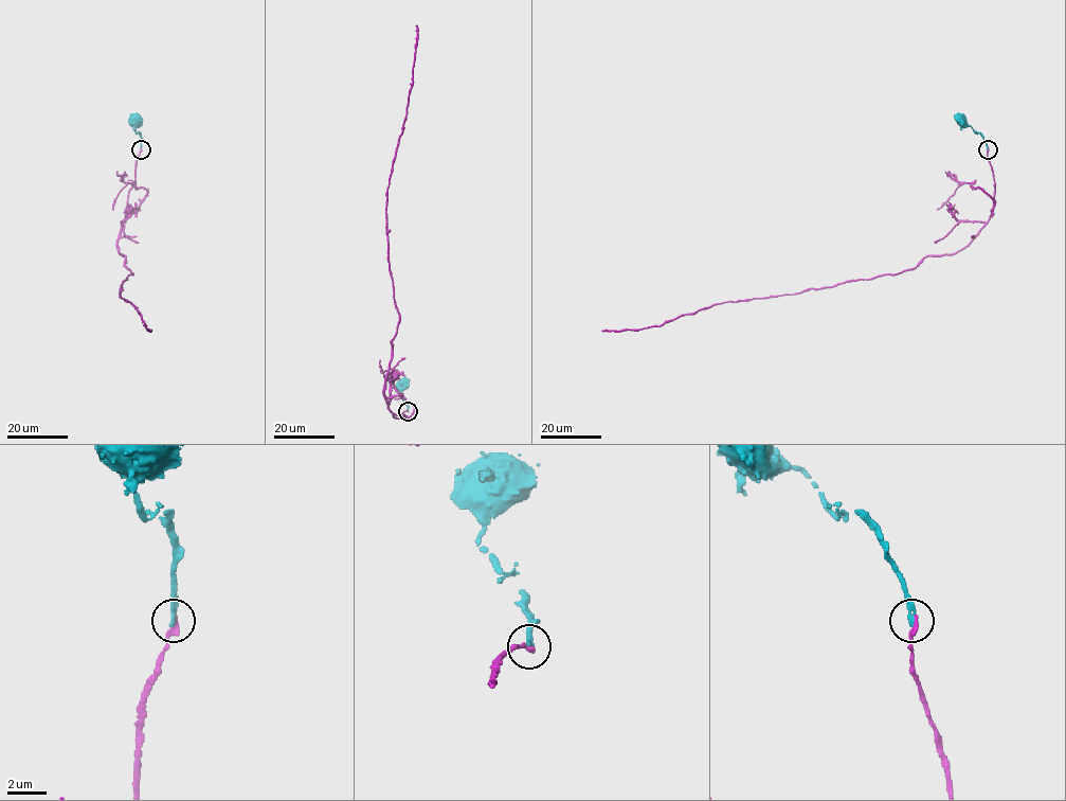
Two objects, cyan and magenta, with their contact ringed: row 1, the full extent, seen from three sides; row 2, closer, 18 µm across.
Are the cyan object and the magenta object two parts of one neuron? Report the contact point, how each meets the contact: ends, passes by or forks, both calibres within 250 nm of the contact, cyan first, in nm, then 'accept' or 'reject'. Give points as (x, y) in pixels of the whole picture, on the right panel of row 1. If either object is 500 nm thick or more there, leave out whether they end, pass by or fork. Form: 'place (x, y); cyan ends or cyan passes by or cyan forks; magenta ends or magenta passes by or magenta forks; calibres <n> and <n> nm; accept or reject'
place (988, 149); cyan ends; magenta ends; calibres 240 and 220 nm; accept

